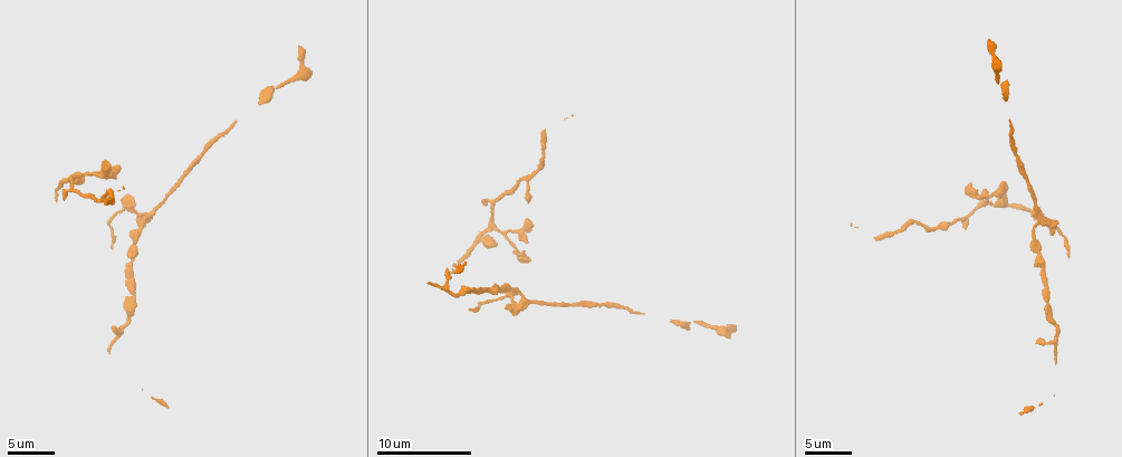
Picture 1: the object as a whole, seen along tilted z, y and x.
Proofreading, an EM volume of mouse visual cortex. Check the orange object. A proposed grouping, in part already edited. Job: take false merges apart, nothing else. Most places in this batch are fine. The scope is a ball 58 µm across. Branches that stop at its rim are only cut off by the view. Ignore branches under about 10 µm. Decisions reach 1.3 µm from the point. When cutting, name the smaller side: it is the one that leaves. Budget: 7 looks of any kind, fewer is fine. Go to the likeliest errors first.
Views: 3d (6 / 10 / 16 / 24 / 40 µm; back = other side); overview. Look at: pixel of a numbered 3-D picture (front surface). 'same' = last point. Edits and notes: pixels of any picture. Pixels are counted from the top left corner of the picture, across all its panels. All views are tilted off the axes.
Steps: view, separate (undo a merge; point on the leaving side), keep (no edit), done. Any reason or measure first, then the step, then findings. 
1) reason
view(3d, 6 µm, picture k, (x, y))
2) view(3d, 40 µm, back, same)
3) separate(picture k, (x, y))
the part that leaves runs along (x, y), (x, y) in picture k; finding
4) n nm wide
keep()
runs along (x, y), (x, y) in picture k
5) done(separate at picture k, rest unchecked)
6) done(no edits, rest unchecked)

view(3d, 6 µm, picture 1, (131, 212))

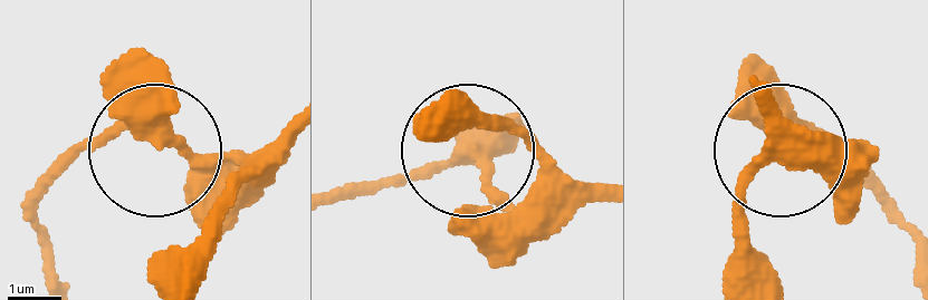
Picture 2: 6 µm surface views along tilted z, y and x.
300 nm wide
keep()
runs along (490, 156), (481, 151), (489, 181), (529, 235) in picture 2; continuous, no second neuron

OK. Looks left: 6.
narrows sharply
view(3d, 10 µm, picture 1, (133, 294))

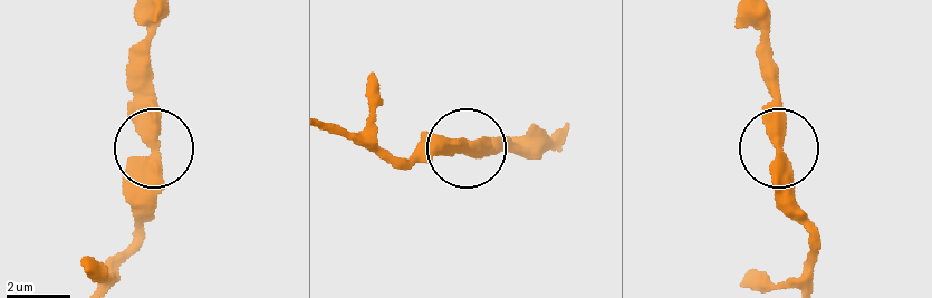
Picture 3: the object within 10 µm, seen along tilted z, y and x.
480 nm wide
keep()
runs along (159, 16), (150, 41), (152, 195), (142, 218) in picture 3; one neuron here

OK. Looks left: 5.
two arms in line, one across
view(3d, 10 µm, picture 1, (519, 255))

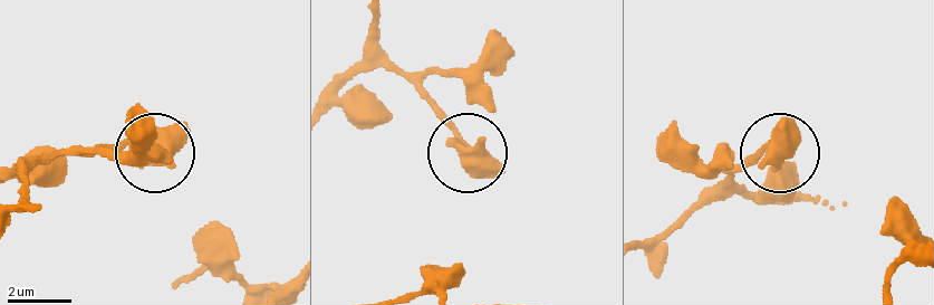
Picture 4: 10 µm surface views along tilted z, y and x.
keep()
all the same neuron

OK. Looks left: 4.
done(no edits, rest unchecked)

